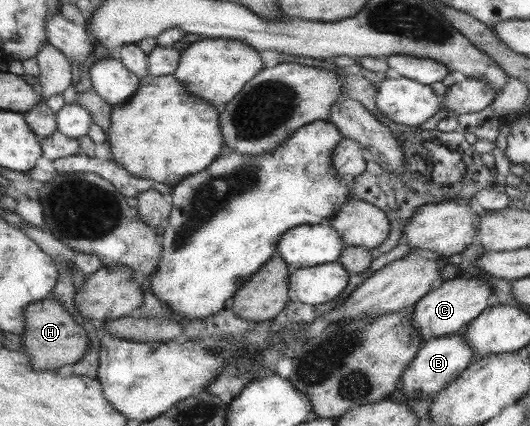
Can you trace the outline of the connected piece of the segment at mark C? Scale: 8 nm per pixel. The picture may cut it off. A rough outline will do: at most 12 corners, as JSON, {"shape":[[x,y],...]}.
{"shape":[[485,275],[440,281],[410,309],[421,341],[456,334],[493,302]]}

